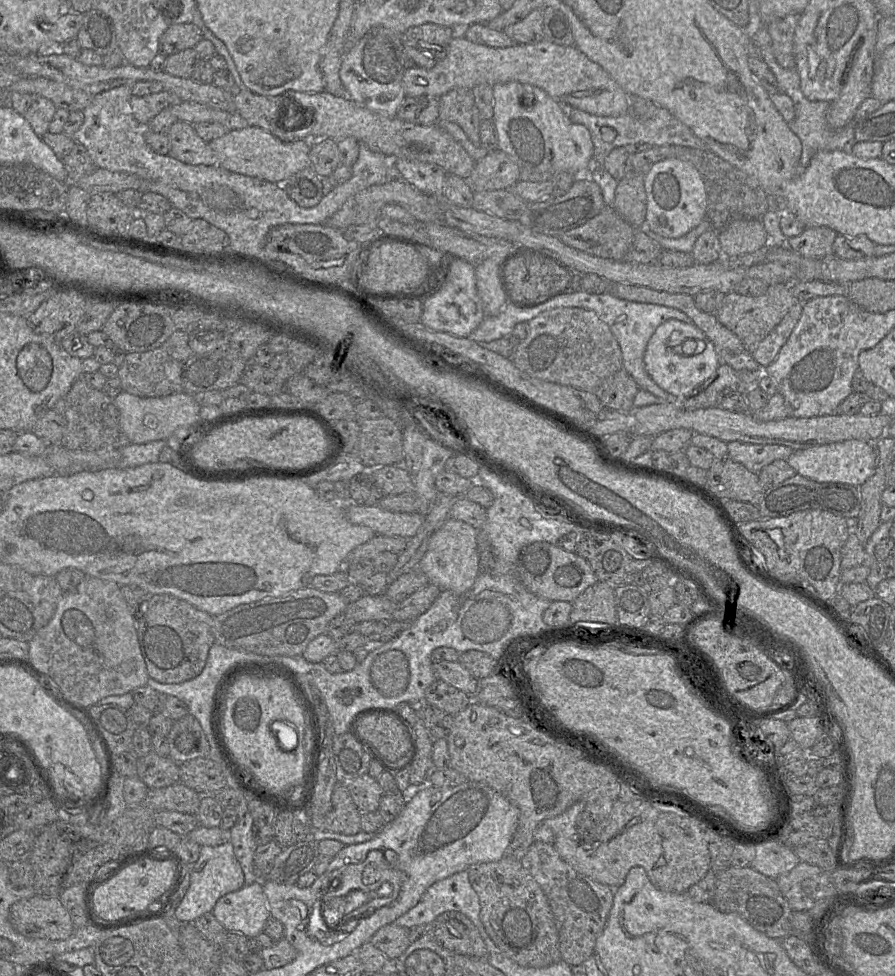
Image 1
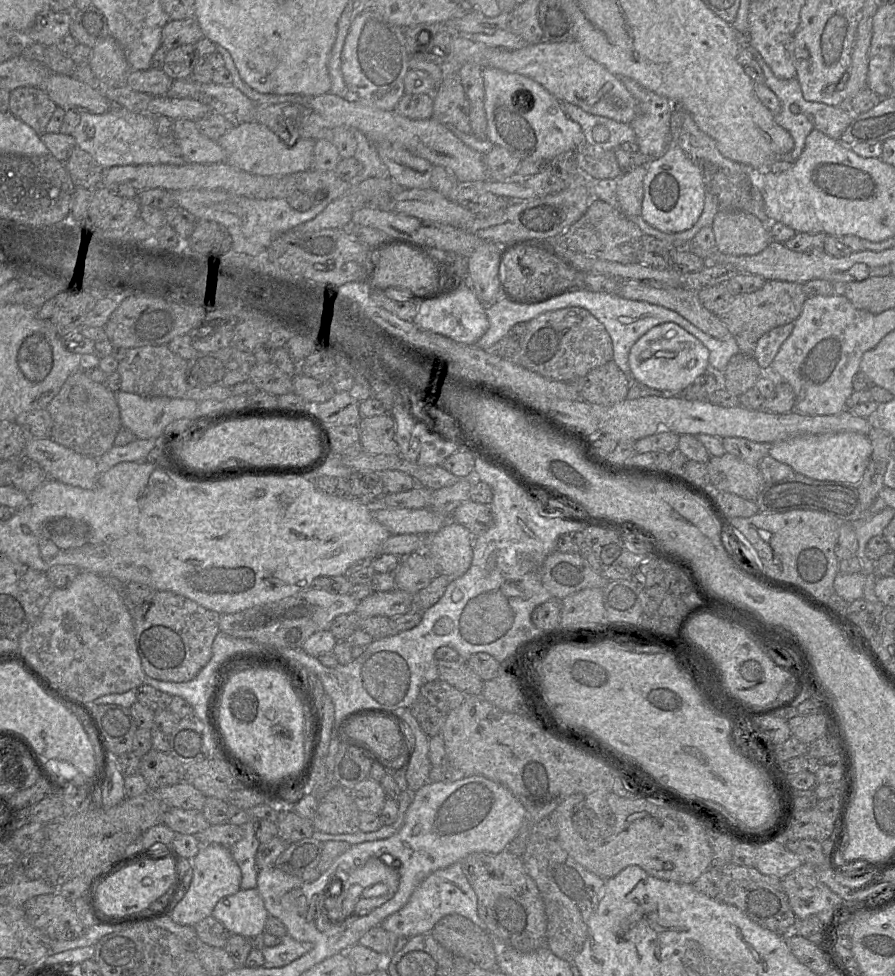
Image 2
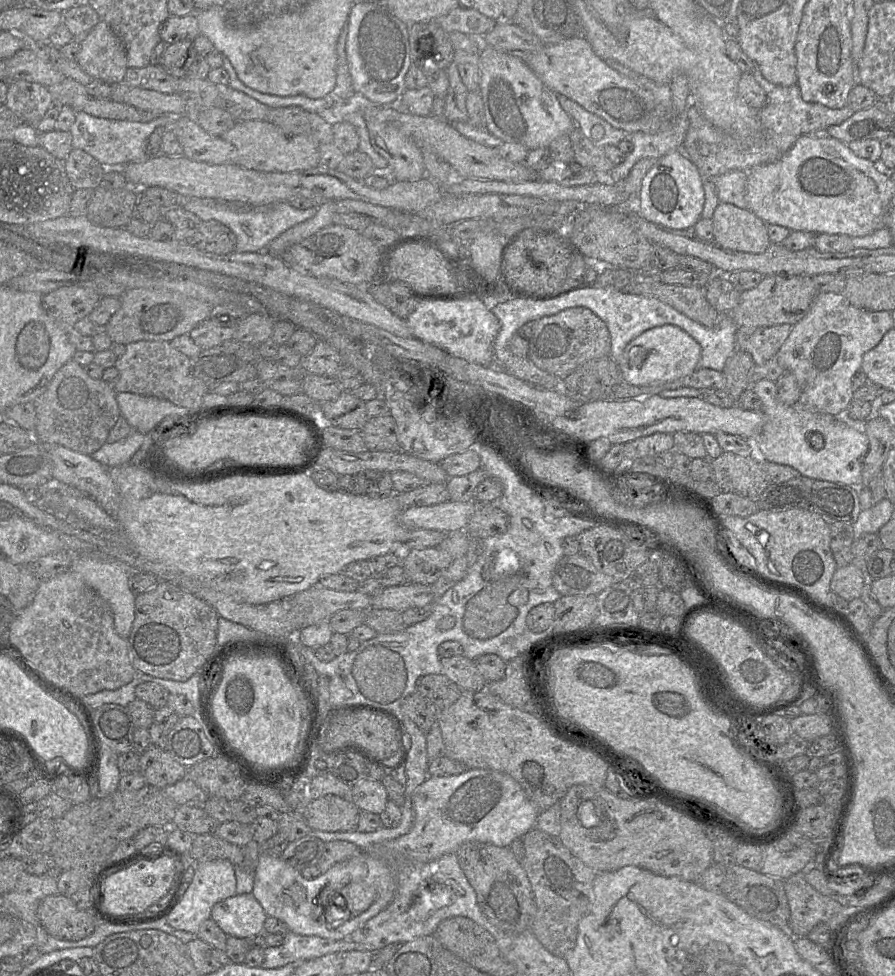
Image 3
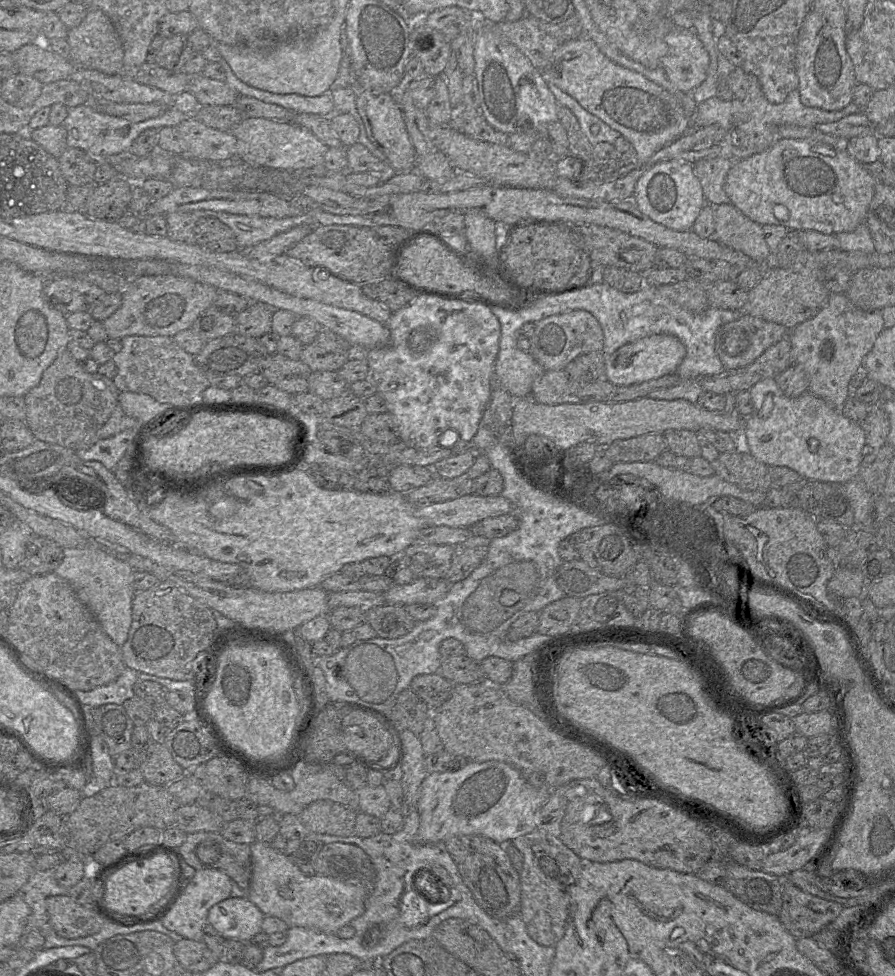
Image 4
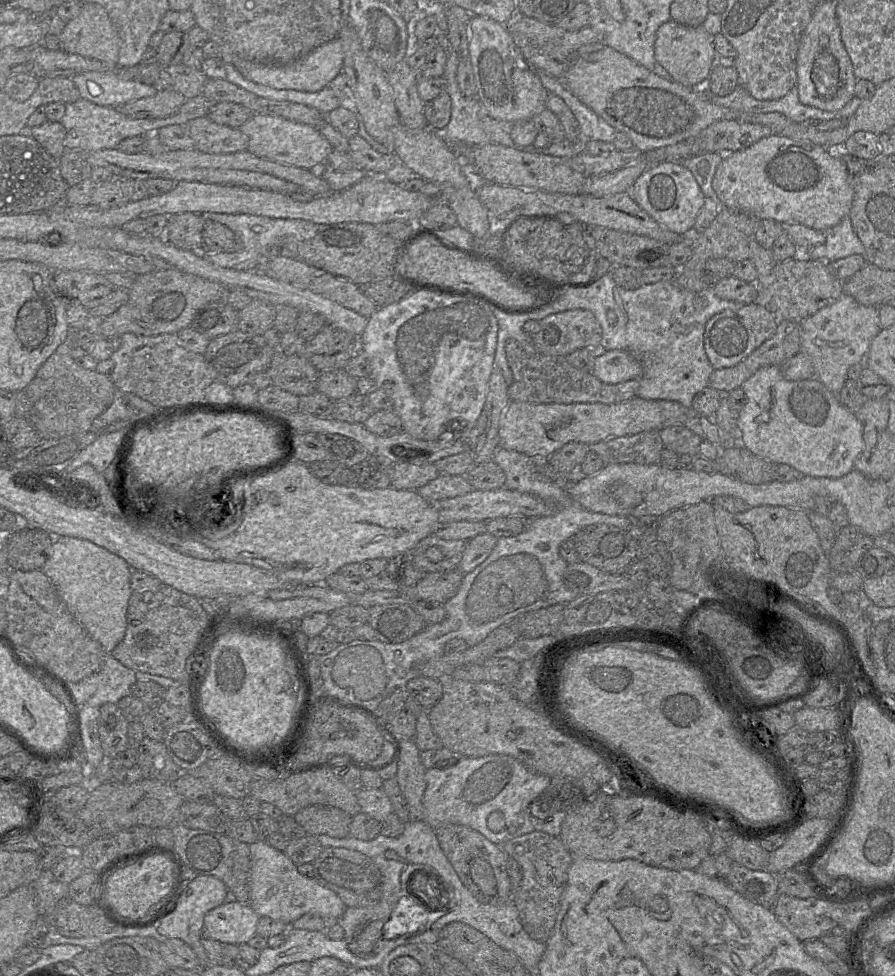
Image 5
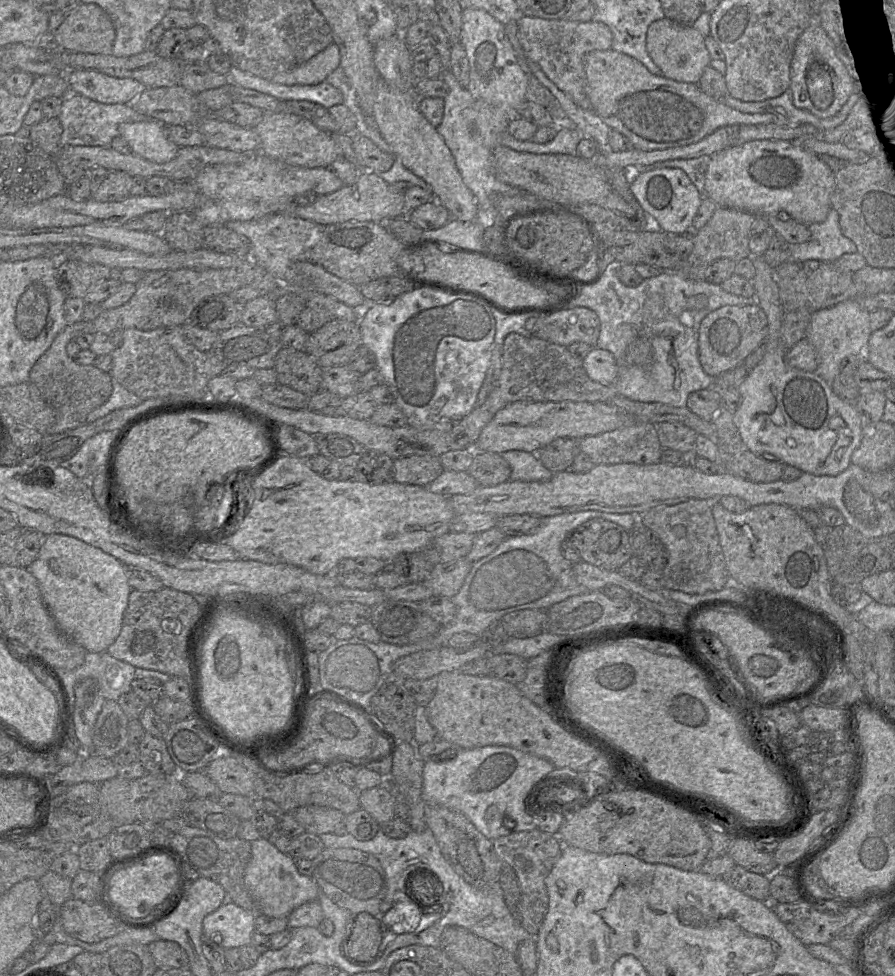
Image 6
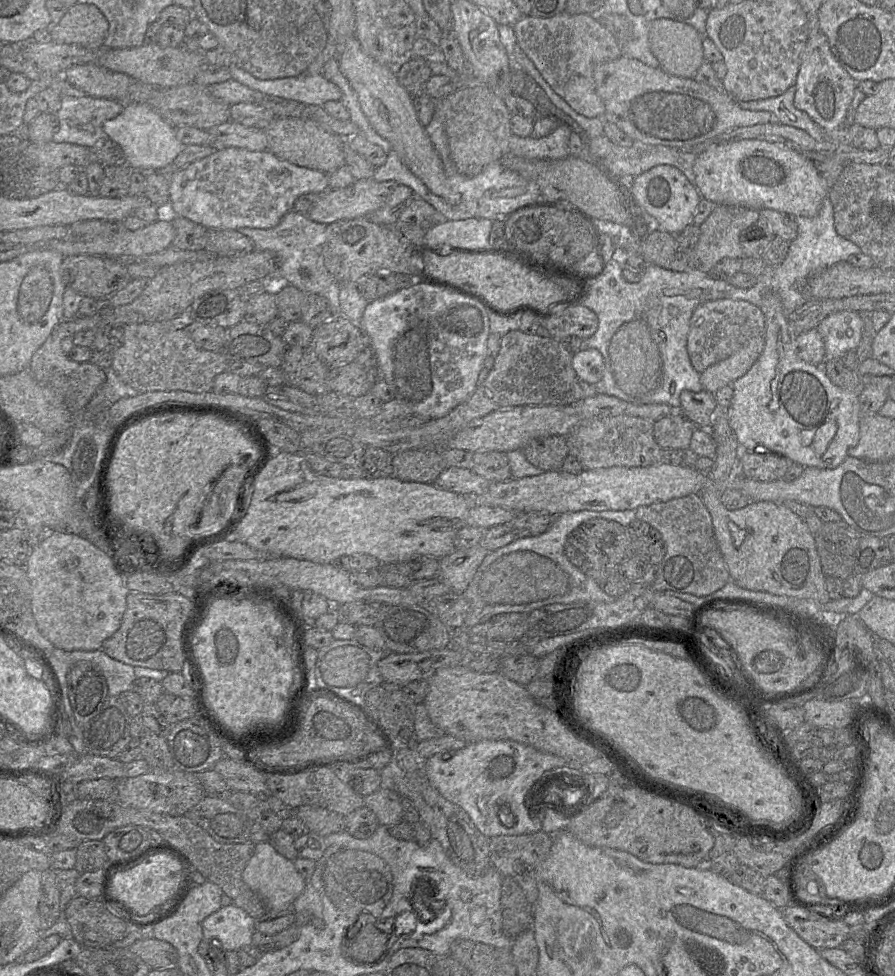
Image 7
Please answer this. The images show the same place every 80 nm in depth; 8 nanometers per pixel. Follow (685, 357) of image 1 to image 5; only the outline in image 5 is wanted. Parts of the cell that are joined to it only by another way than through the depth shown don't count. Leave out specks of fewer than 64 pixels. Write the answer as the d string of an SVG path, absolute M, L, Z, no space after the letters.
M599 349L592 372L602 382L617 384L639 378L643 372L643 365L628 351Z

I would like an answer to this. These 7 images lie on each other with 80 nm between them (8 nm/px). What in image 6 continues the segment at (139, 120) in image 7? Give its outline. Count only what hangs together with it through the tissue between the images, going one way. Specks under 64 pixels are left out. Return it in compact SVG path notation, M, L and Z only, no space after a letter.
M156 120L123 123L119 136L127 141L133 154L156 163L169 162L179 150L167 138L165 126Z

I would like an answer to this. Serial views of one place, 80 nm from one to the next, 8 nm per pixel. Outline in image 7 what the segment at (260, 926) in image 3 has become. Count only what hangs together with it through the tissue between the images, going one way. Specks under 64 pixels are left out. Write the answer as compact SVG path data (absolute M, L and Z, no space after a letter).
M231 904L222 906L202 923L203 939L222 951L238 951L252 945L255 918Z

